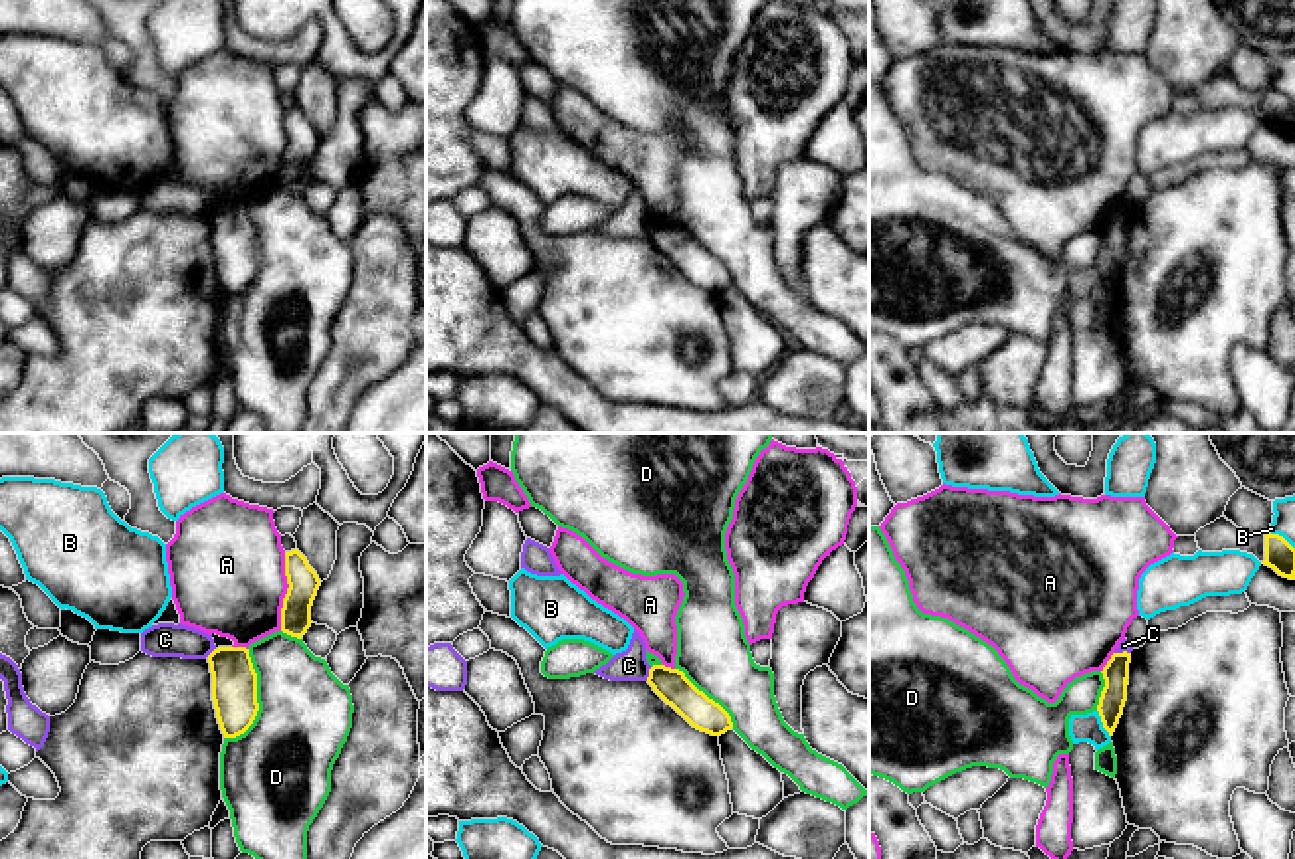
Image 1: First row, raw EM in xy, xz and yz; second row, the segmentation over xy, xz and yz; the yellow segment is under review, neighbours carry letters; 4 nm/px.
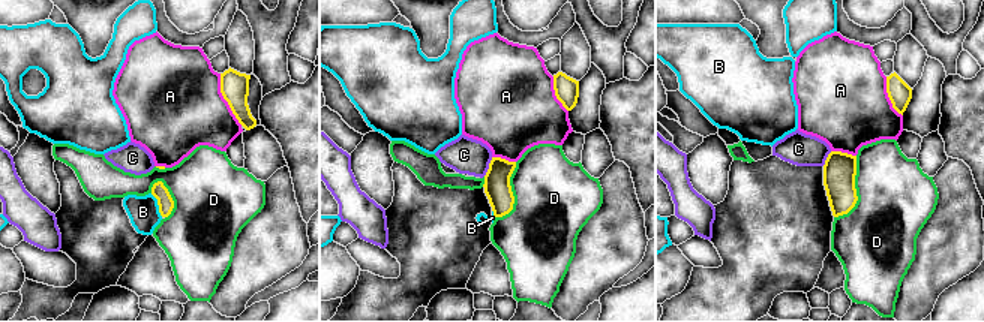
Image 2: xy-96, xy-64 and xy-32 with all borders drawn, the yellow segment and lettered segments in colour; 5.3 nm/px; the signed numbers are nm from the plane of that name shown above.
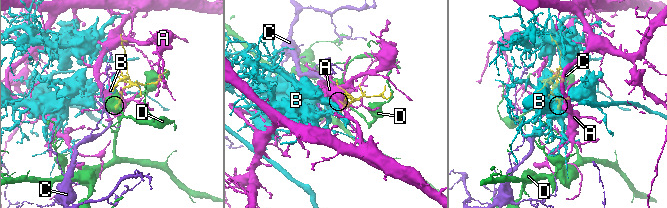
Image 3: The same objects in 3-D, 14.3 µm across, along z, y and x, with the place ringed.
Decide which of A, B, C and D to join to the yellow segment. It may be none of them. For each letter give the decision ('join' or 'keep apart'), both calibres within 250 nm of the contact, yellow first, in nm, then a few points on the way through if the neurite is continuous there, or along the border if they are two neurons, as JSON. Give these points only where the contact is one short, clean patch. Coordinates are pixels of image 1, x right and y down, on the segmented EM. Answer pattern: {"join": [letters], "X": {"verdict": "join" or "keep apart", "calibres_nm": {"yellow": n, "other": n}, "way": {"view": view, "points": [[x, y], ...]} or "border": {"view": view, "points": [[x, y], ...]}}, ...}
{"join": [], "A": {"verdict": "keep apart", "calibres_nm": {"yellow": 130, "other": 460}}, "B": {"verdict": "keep apart", "calibres_nm": {"yellow": 110, "other": 110}}, "C": {"verdict": "keep apart", "calibres_nm": {"yellow": 140, "other": 130}, "border": {"view": "xz", "points": [[652, 668], [646, 679]]}}, "D": {"verdict": "keep apart", "calibres_nm": {"yellow": 190, "other": 380}}}

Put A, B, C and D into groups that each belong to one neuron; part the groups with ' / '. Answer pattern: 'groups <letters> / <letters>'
groups A / B / C / D

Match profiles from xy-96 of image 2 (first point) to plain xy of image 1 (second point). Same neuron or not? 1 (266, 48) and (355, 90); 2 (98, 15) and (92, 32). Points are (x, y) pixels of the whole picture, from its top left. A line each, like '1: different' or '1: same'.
1: different
2: different

